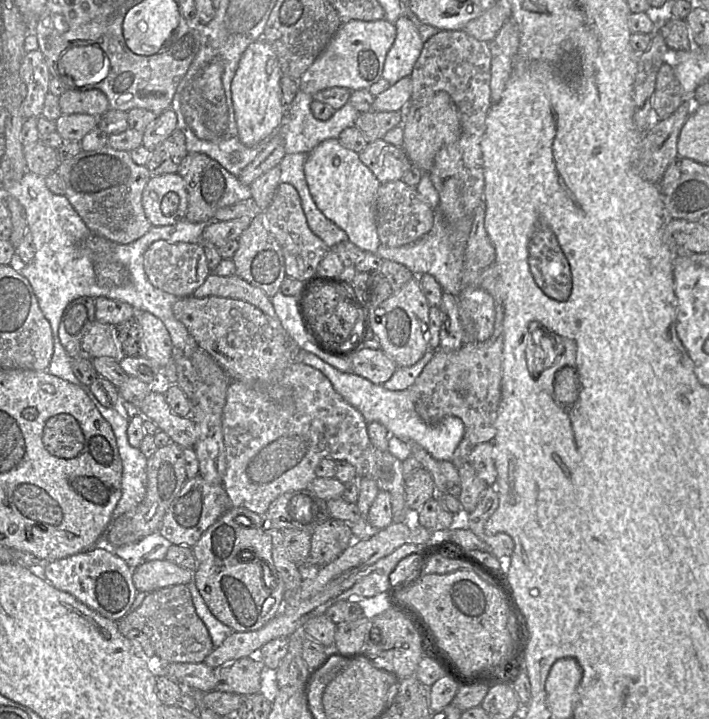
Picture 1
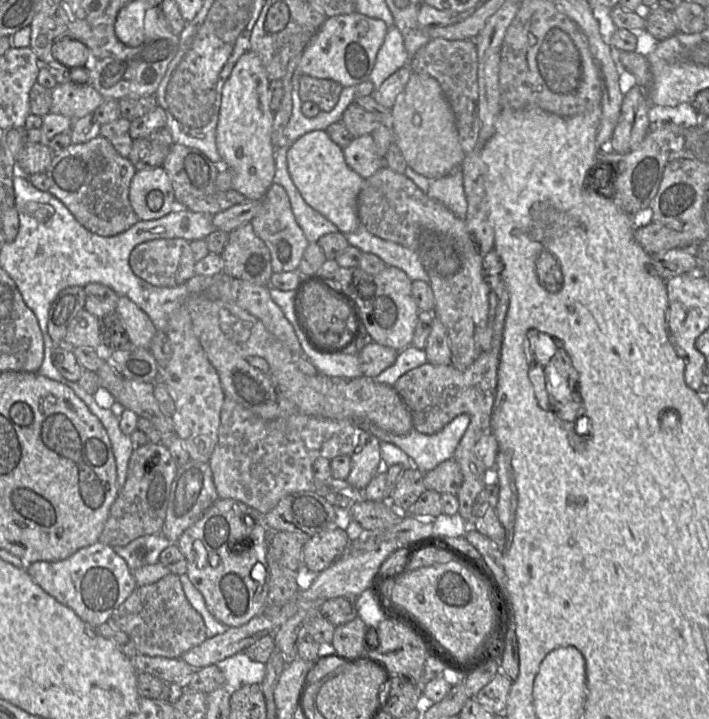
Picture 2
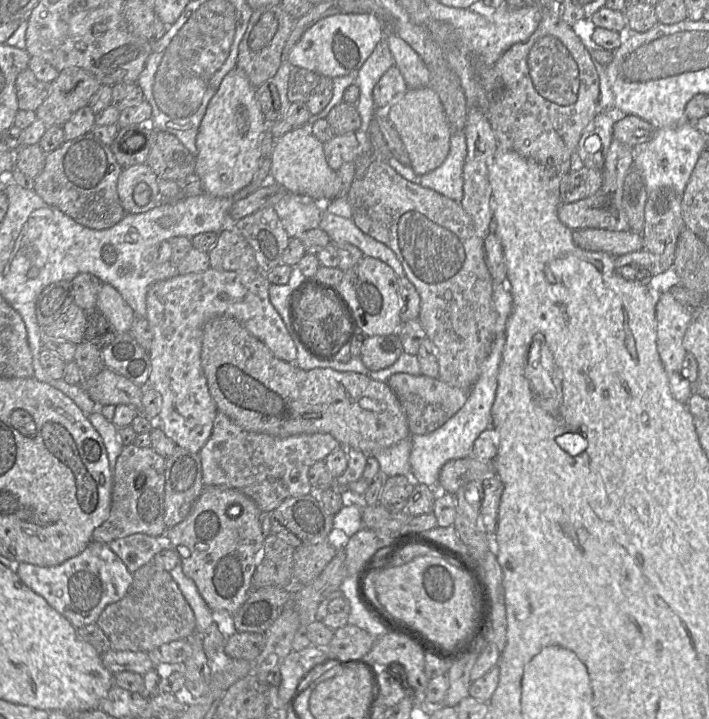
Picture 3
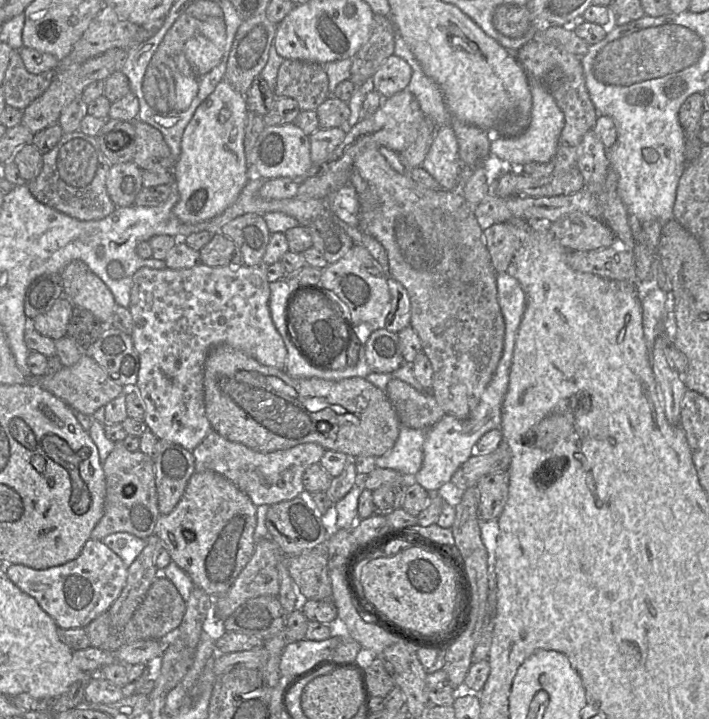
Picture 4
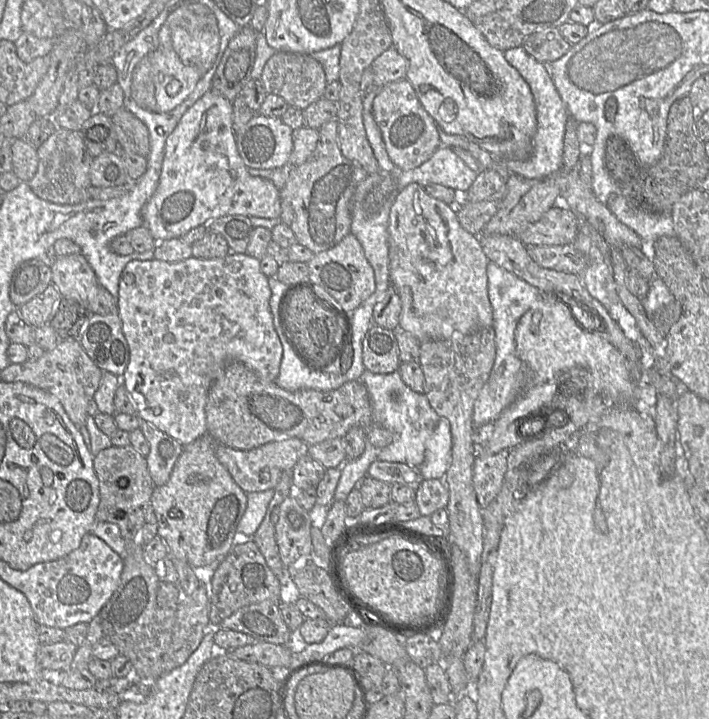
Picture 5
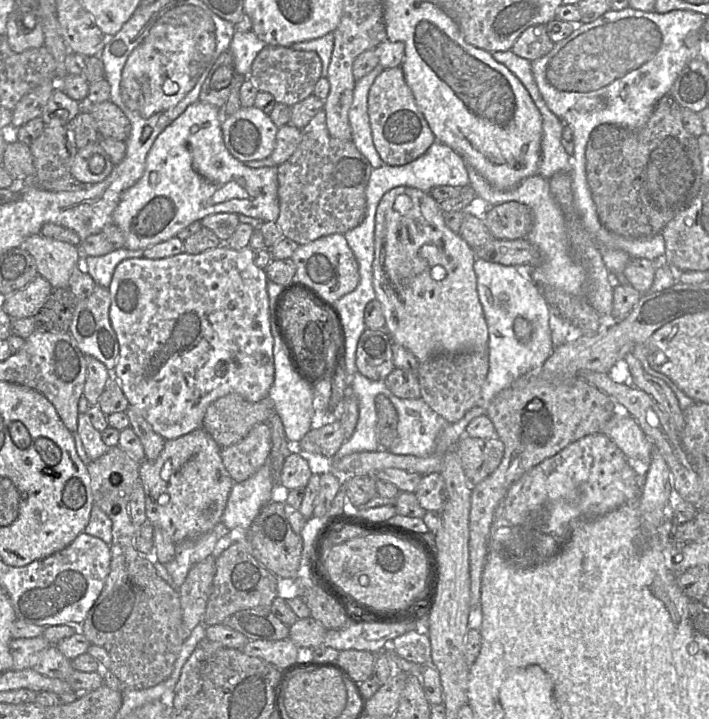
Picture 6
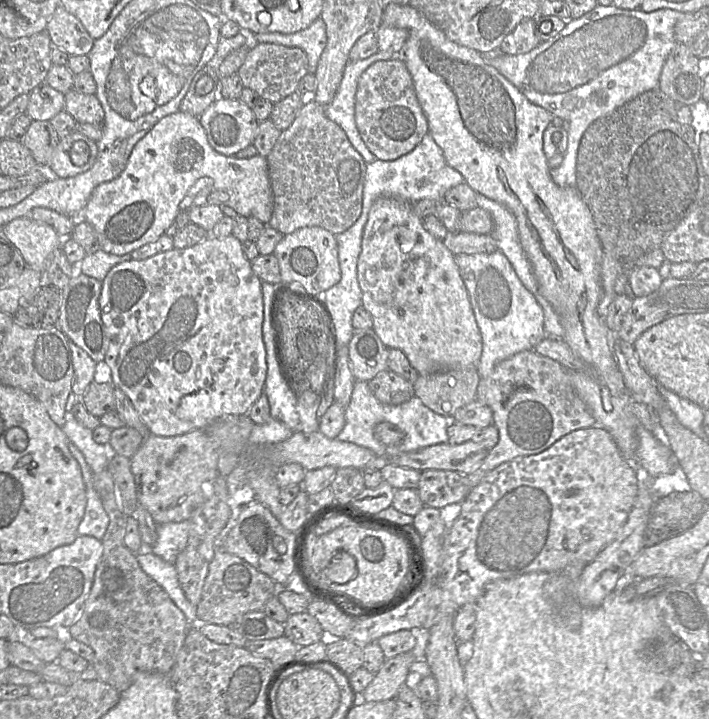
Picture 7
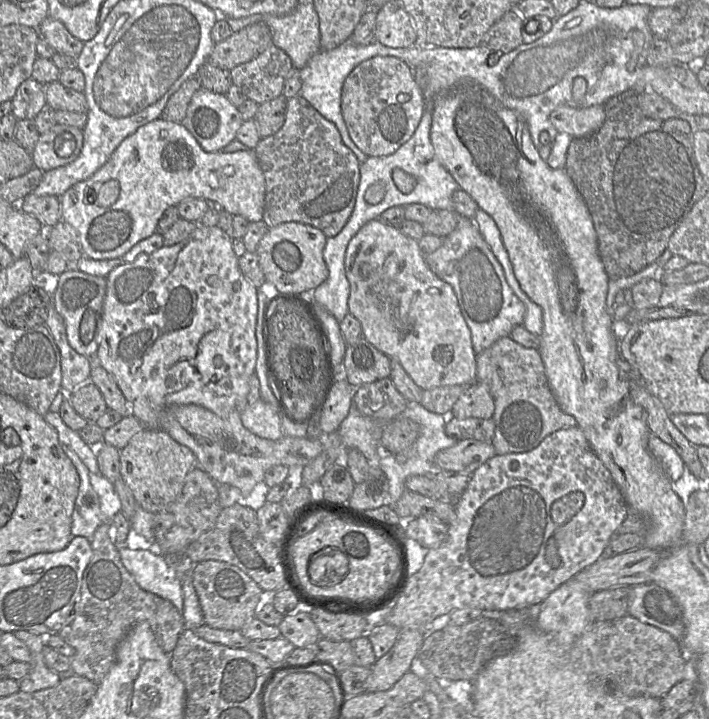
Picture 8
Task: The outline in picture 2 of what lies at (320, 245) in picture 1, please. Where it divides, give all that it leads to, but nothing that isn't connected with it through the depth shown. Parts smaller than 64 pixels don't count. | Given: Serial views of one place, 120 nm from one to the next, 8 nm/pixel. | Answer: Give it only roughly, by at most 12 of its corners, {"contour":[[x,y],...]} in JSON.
{"contour":[[271,185],[250,224],[273,273],[297,270],[309,241]]}

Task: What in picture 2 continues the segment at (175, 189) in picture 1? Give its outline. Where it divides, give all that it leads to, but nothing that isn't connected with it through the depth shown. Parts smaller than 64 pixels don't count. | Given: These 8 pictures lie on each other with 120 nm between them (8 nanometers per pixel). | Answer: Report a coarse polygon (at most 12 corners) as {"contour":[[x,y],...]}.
{"contour":[[137,170],[129,201],[139,221],[172,212],[177,200],[168,174]]}

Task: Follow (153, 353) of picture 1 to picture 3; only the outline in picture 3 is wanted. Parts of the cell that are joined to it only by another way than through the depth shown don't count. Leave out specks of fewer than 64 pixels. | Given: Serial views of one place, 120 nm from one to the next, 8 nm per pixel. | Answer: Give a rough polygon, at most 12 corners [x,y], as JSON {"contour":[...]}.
{"contour":[[103,283],[96,309],[118,333],[129,333],[136,313]]}

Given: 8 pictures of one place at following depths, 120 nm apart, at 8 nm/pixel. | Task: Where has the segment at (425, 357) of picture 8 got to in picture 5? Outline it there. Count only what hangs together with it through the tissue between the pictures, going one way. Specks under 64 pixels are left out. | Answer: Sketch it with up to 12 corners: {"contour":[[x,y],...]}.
{"contour":[[415,183],[388,225],[399,327],[493,326],[479,237]]}

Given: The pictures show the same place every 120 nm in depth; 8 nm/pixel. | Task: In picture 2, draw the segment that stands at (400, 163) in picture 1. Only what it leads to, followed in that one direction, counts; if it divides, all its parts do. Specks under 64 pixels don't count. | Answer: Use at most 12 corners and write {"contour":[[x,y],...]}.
{"contour":[[370,134],[342,149],[346,164],[363,179],[384,166]]}

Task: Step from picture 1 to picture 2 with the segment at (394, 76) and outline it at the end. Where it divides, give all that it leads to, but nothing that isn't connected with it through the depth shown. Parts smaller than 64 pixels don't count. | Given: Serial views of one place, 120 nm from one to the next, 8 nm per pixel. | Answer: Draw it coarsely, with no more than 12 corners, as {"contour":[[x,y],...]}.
{"contour":[[392,25],[378,50],[369,81],[376,90],[409,66],[399,29]]}

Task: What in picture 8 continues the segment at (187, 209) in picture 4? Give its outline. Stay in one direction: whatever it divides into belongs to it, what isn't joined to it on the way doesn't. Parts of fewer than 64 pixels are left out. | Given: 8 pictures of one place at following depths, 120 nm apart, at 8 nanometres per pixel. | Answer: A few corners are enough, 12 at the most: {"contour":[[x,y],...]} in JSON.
{"contour":[[160,117],[58,198],[84,257],[123,257],[187,197],[263,219],[254,150]]}

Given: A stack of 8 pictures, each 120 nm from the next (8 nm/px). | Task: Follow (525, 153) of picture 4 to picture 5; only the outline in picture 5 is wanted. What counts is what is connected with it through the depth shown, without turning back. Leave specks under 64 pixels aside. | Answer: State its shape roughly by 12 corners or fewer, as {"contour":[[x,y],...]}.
{"contour":[[522,46],[503,52],[531,89],[537,130],[511,173],[548,177],[561,167],[569,114],[546,64]]}

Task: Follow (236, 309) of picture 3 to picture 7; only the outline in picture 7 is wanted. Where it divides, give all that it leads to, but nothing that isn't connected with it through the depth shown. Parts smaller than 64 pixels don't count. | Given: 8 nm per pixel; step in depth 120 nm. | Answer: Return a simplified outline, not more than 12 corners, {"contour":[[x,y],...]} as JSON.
{"contour":[[210,236],[112,267],[111,383],[151,434],[243,415],[262,281]]}

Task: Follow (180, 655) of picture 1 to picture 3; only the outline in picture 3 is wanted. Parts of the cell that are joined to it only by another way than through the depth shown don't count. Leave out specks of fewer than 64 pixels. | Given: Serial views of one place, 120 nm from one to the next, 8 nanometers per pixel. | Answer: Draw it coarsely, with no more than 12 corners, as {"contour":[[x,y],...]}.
{"contour":[[169,572],[108,605],[111,650],[148,653],[196,631]]}

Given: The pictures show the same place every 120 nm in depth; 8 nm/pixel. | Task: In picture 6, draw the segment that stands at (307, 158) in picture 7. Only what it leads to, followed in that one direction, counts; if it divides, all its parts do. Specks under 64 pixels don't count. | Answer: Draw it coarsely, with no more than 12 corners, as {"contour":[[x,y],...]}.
{"contour":[[323,110],[277,166],[285,237],[364,220],[373,167]]}

